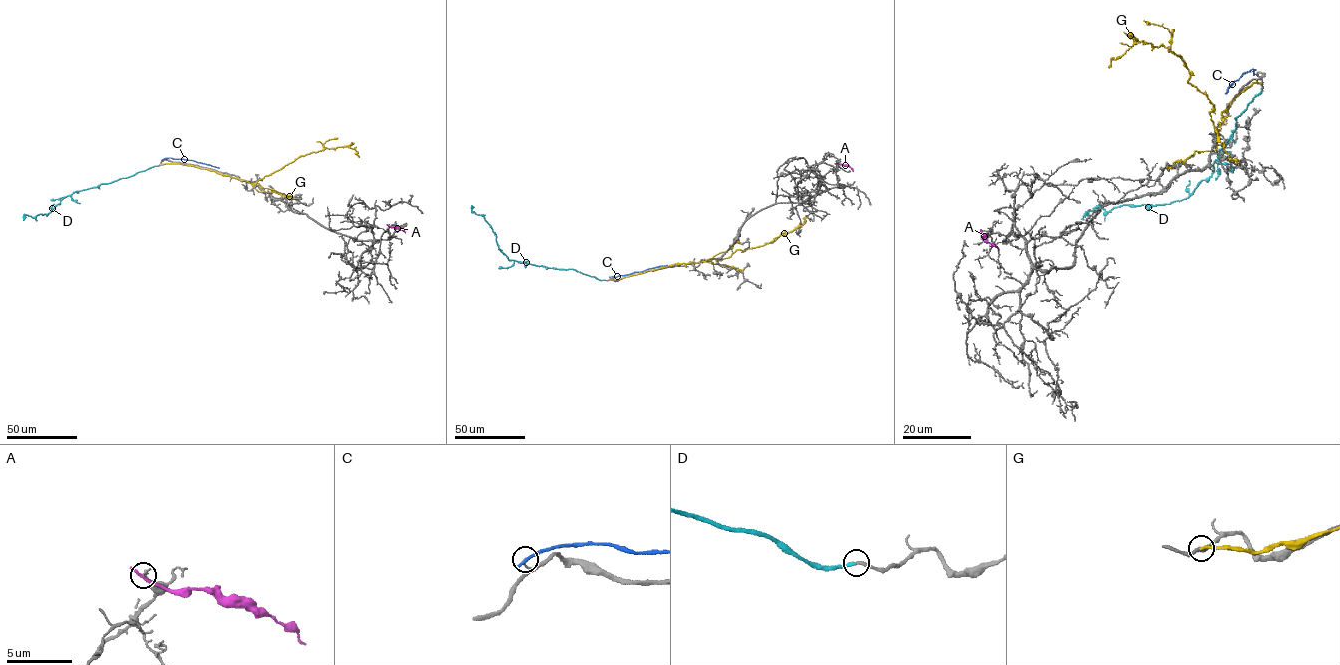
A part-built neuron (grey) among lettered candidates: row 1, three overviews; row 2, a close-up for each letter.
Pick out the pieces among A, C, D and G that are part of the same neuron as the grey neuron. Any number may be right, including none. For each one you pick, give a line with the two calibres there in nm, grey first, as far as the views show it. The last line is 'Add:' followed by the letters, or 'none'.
D: 280 nm thick on the grey side, 280 nm on the other
Add: D

